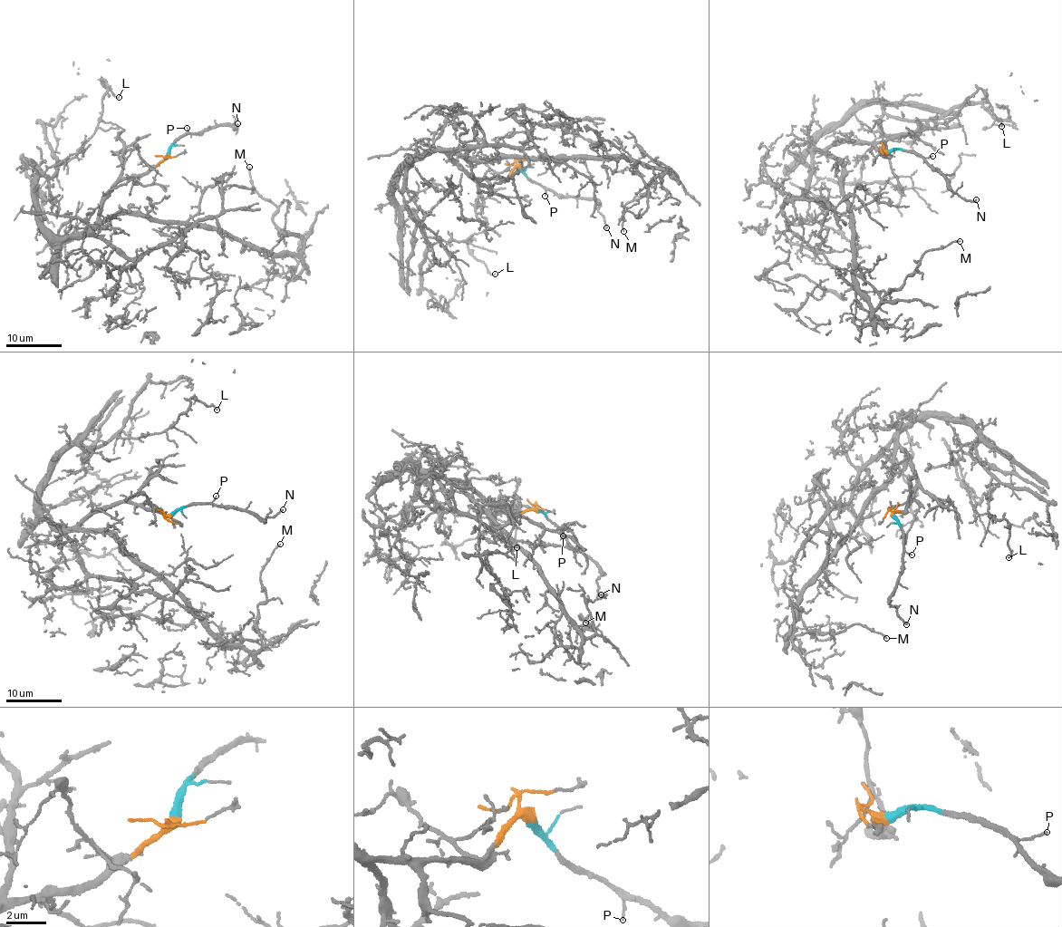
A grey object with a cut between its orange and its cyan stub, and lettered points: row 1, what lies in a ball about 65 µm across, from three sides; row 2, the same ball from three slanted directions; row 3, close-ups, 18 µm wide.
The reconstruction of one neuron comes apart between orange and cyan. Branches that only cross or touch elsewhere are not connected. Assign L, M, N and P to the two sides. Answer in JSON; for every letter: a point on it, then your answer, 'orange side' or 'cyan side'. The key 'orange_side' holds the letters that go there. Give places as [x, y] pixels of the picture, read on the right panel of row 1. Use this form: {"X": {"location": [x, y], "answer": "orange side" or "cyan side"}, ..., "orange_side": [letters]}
{"L": {"location": [1001, 126], "answer": "orange side"}, "M": {"location": [960, 241], "answer": "orange side"}, "N": {"location": [976, 199], "answer": "cyan side"}, "P": {"location": [932, 156], "answer": "cyan side"}, "orange_side": ["L", "M"]}

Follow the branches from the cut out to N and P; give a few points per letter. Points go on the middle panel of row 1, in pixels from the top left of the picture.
N: (520, 167), (523, 174), (558, 195), (593, 197), (599, 203), (599, 212), (606, 227)
P: (520, 167), (523, 174), (545, 189), (545, 196)

